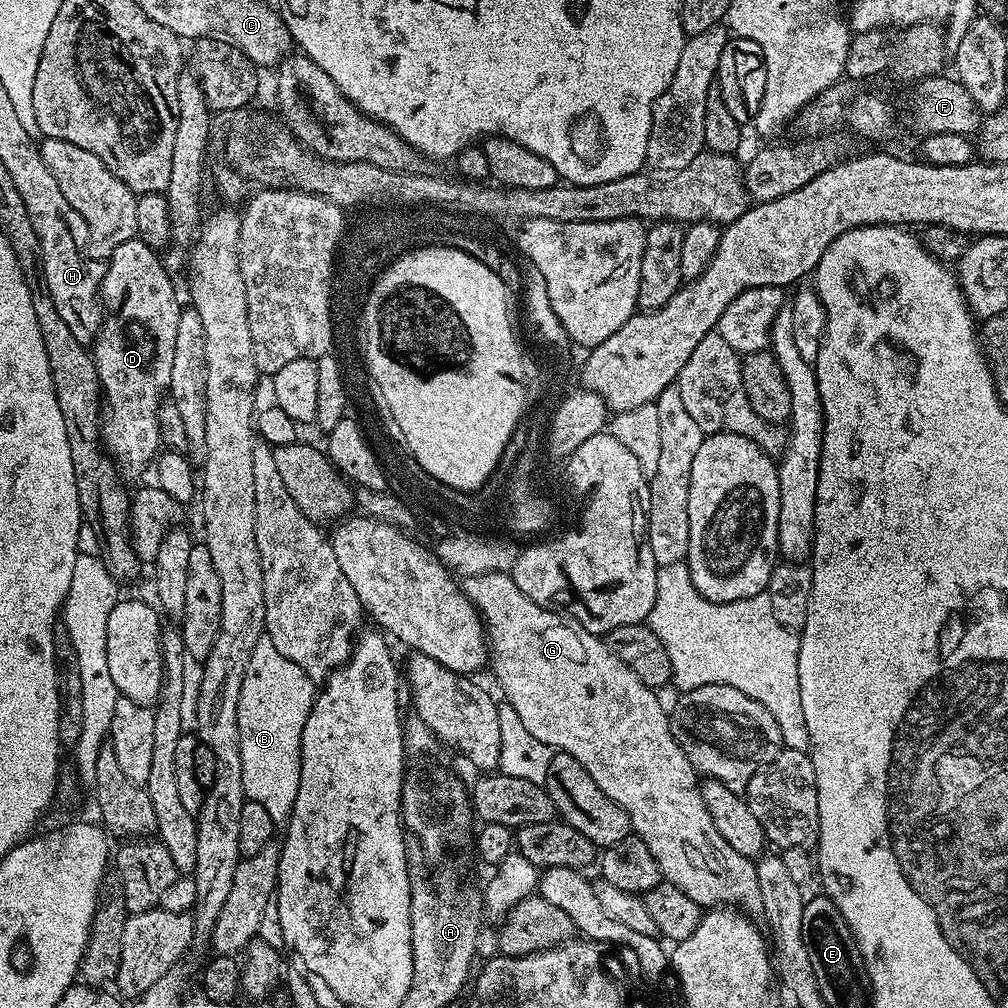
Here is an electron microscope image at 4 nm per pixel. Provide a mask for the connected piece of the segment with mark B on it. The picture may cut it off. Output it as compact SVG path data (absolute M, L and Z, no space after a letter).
M267 634L258 638L258 646L246 662L242 694L238 694L238 738L242 750L242 786L245 797L270 814L273 825L287 825L292 816L294 798L300 781L300 743L302 730L309 727L312 703L318 700L318 688L286 654L278 654Z

